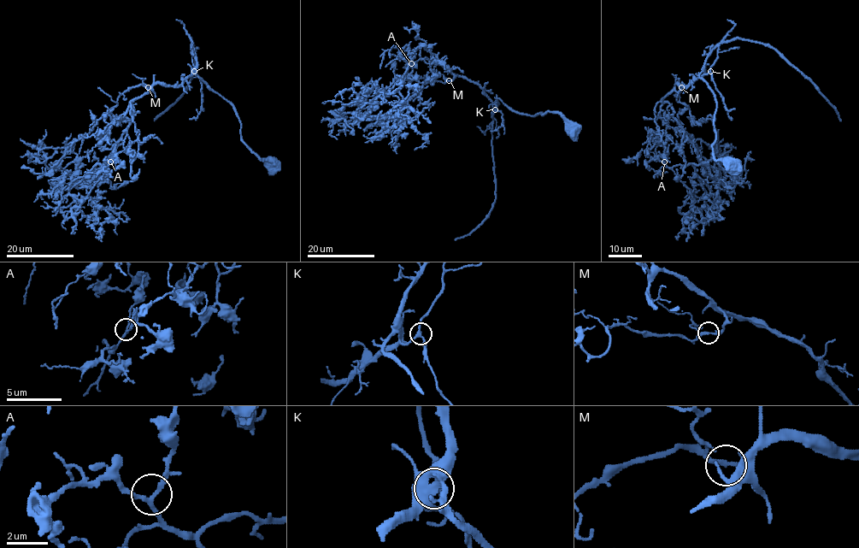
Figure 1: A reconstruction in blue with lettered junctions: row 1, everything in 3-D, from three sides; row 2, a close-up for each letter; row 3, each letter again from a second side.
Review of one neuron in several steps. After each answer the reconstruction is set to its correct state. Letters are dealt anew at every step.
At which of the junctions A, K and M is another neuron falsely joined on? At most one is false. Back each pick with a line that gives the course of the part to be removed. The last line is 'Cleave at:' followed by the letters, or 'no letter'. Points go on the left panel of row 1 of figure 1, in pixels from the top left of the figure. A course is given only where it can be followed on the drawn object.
Cleave at: no letter

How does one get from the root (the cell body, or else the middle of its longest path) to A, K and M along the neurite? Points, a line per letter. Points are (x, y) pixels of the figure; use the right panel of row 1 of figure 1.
A: (730, 165), (714, 156), (716, 101), (703, 71), (662, 99), (701, 162), (664, 162)
K: (730, 165), (714, 156), (716, 101), (710, 87), (699, 76), (703, 71), (710, 71)
M: (730, 165), (714, 156), (716, 101), (699, 76), (703, 72), (686, 85), (675, 85), (677, 91), (681, 87)

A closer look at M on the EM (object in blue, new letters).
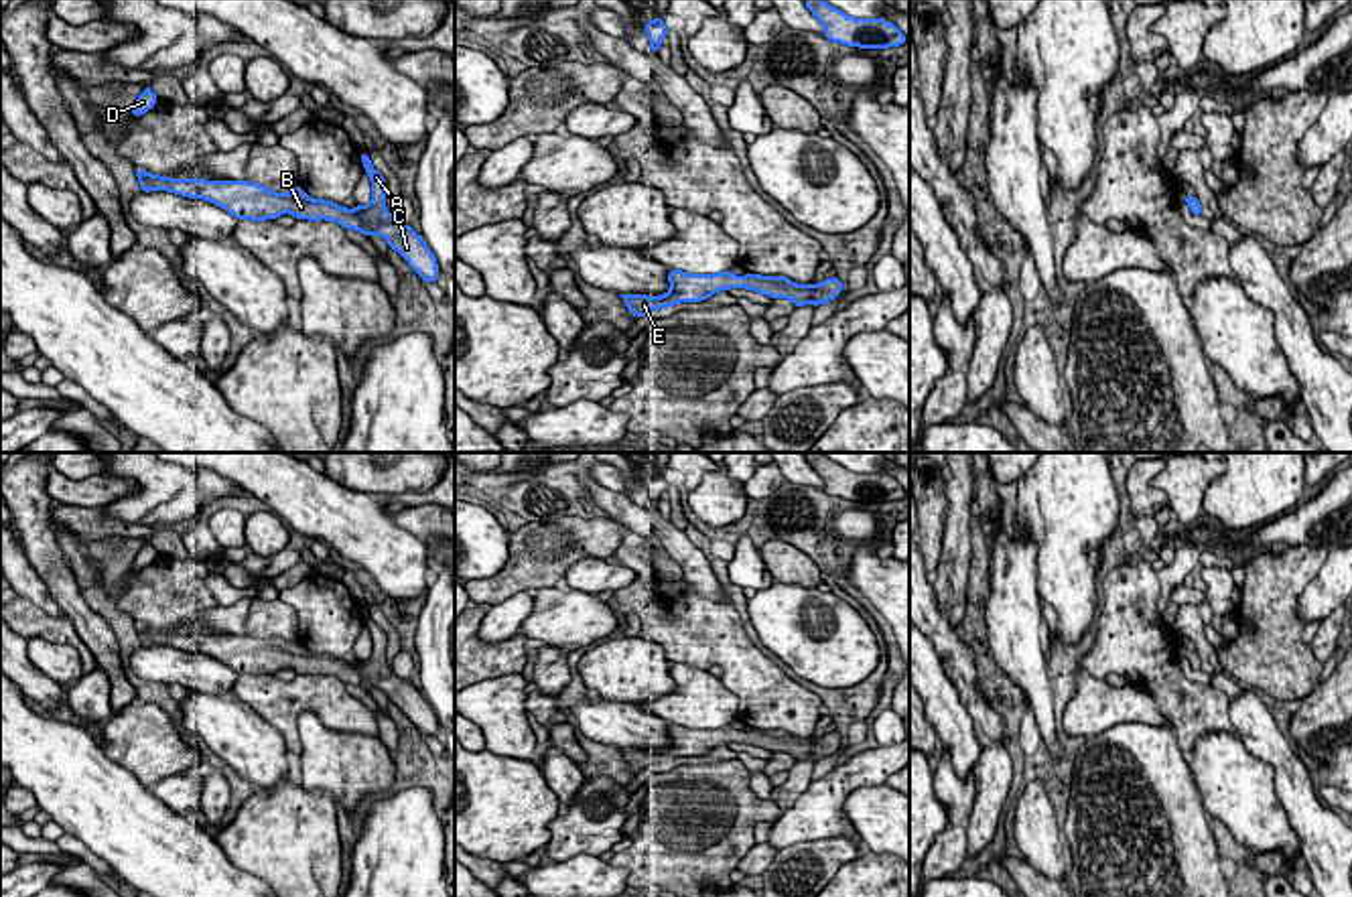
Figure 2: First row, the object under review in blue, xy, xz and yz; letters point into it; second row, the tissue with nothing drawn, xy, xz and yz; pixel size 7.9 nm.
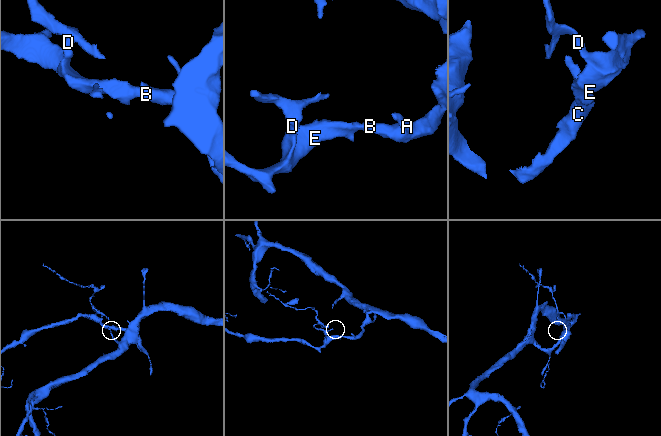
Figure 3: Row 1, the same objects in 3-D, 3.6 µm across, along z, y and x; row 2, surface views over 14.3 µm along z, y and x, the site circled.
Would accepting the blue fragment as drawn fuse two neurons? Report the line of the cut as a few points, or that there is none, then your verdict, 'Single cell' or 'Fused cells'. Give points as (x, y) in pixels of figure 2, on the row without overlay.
No split. Single cell

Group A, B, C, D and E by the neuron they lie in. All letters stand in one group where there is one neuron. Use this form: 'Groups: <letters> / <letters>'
Groups: A B C D E

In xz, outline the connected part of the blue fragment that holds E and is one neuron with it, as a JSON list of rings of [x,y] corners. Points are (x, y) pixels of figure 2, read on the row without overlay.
[[[680,724],[668,727],[670,745],[662,751],[646,751],[646,749],[619,749],[629,763],[629,767],[637,771],[646,771],[654,763],[674,761],[678,757],[700,757],[713,751],[719,745],[729,743],[747,743],[771,753],[788,753],[796,761],[802,759],[824,759],[840,751],[842,737],[832,731],[822,735],[820,739],[796,739],[786,731],[735,731],[731,724],[719,729],[688,729]]]

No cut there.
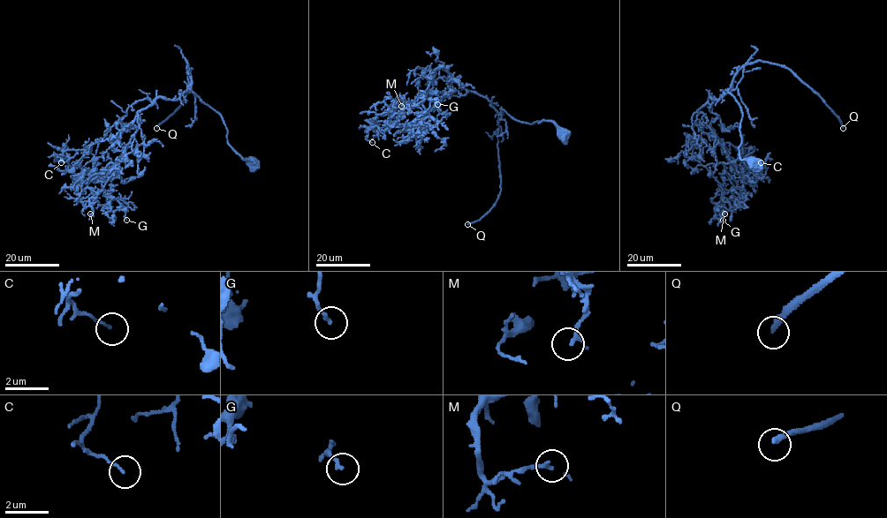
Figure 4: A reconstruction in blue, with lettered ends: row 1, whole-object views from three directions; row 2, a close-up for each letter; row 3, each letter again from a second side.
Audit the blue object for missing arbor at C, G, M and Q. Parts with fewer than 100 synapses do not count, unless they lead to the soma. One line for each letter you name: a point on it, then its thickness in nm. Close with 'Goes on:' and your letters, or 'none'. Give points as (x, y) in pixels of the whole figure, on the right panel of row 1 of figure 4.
Q: place (843, 128); calibre 280 nm
Goes on: Q

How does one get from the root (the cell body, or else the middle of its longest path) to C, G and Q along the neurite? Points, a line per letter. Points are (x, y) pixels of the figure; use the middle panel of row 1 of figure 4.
C: (564, 134), (551, 121), (499, 113), (466, 90), (435, 101), (420, 92), (367, 130), (372, 142)
G: (564, 134), (551, 121), (499, 113), (451, 79), (413, 124), (433, 100), (437, 104)
Q: (564, 134), (553, 122), (522, 123), (503, 109), (497, 121), (500, 194), (483, 216), (467, 224)

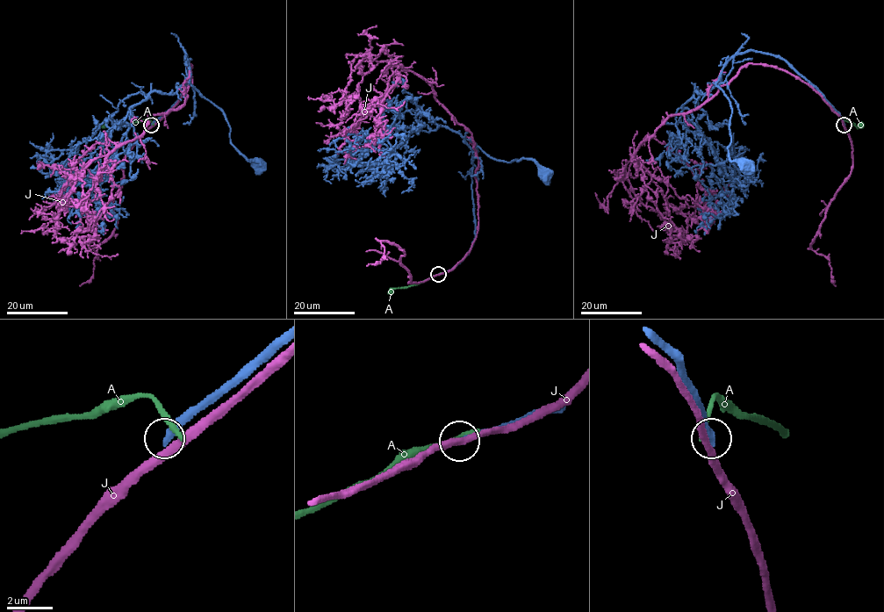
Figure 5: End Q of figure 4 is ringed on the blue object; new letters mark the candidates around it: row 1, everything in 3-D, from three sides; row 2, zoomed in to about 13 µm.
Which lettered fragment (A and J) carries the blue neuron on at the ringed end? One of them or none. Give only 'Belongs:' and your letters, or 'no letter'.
Belongs: no letter

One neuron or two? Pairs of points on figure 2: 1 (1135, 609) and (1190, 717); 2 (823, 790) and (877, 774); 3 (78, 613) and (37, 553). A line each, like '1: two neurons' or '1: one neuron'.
1: one neuron
2: one neuron
3: one neuron

